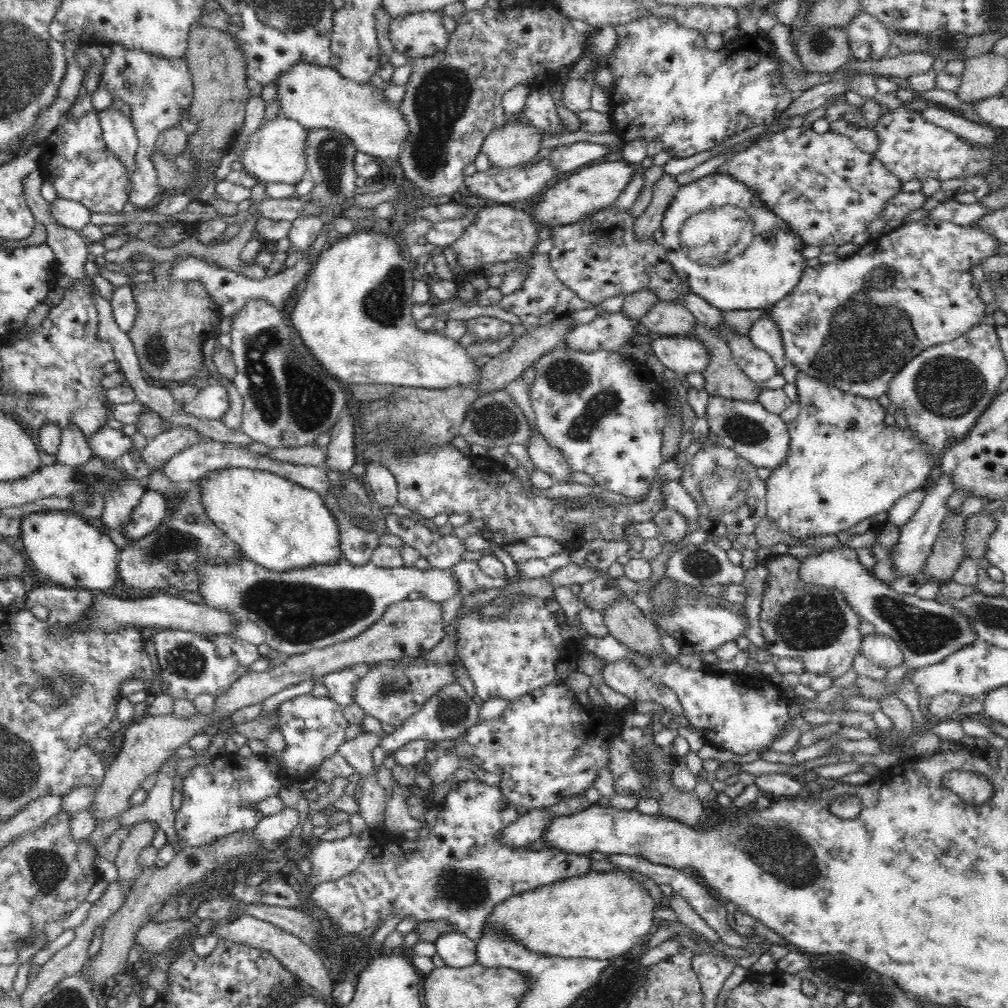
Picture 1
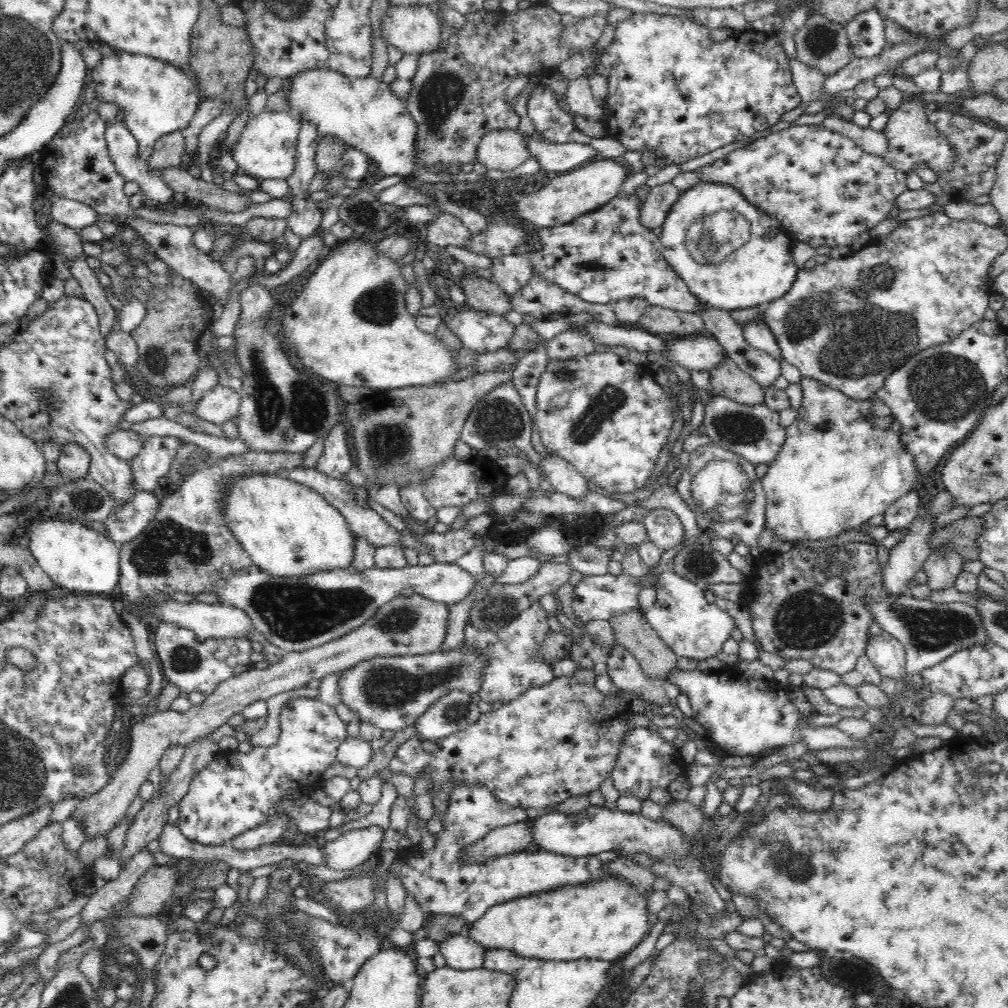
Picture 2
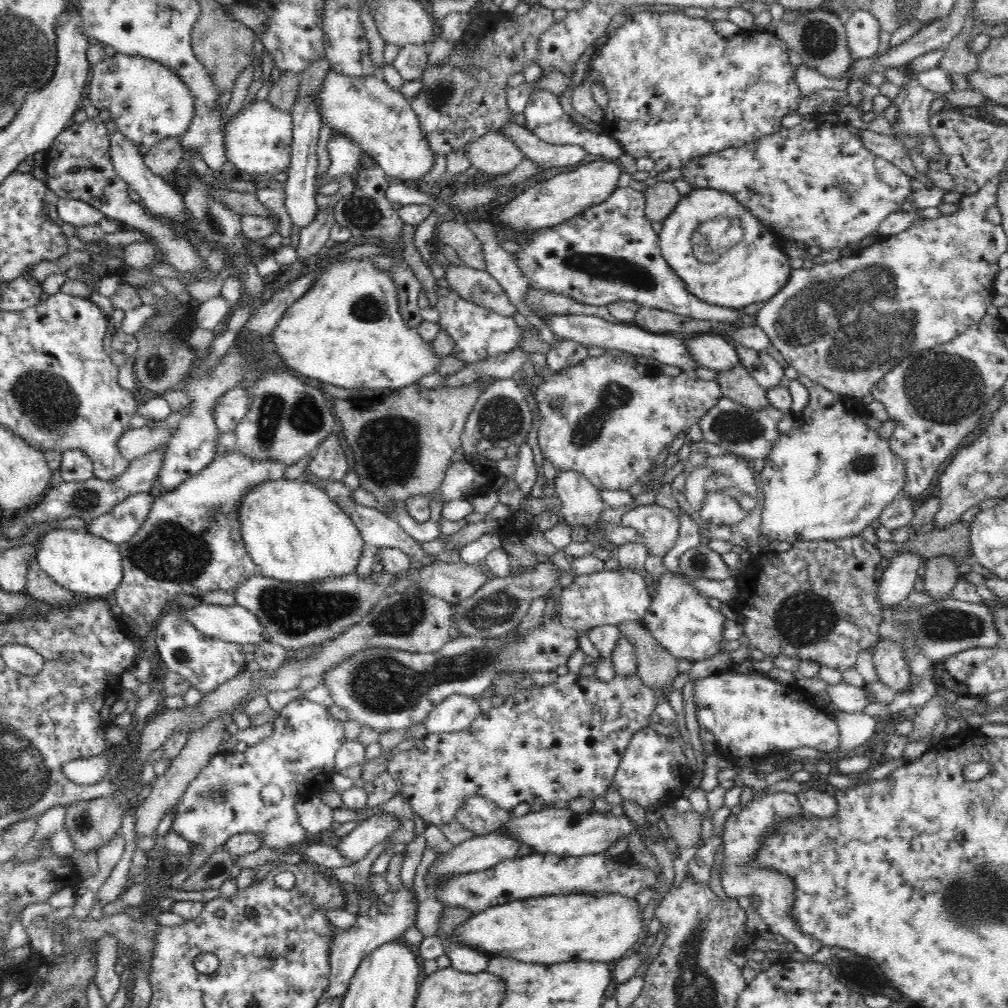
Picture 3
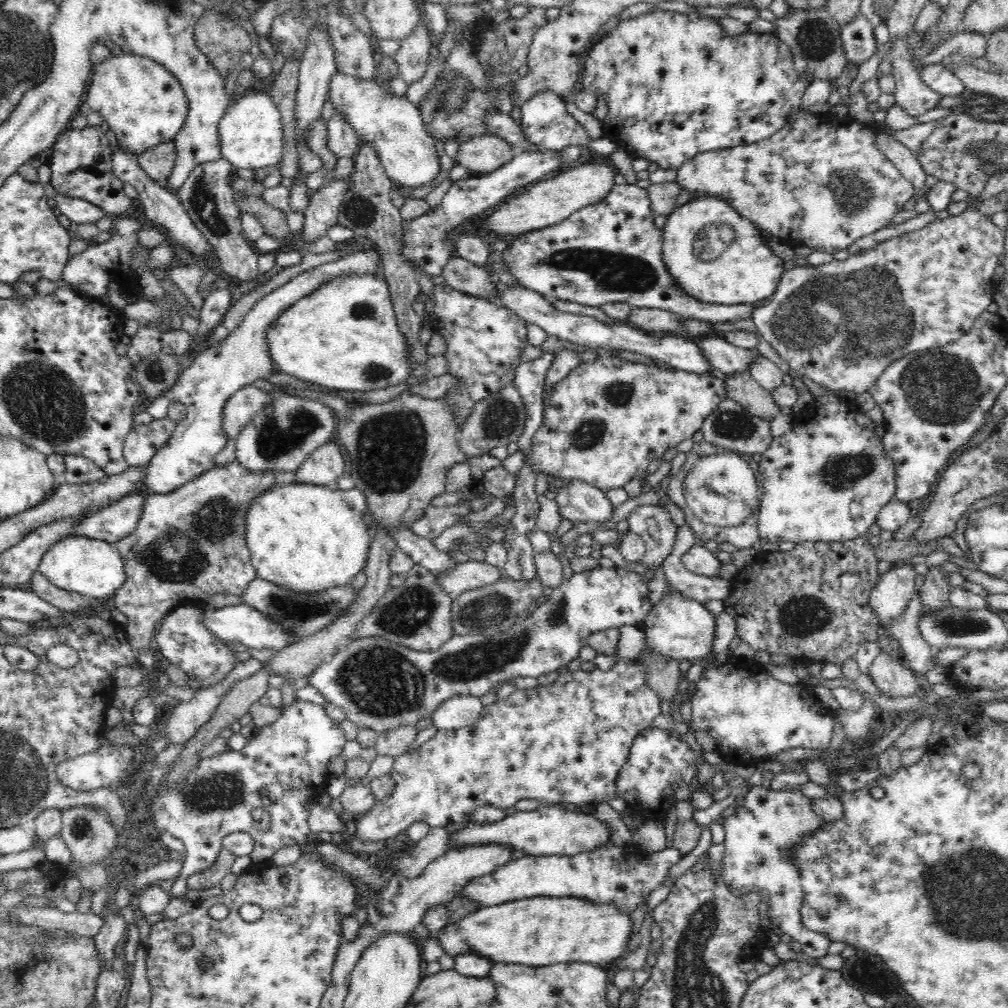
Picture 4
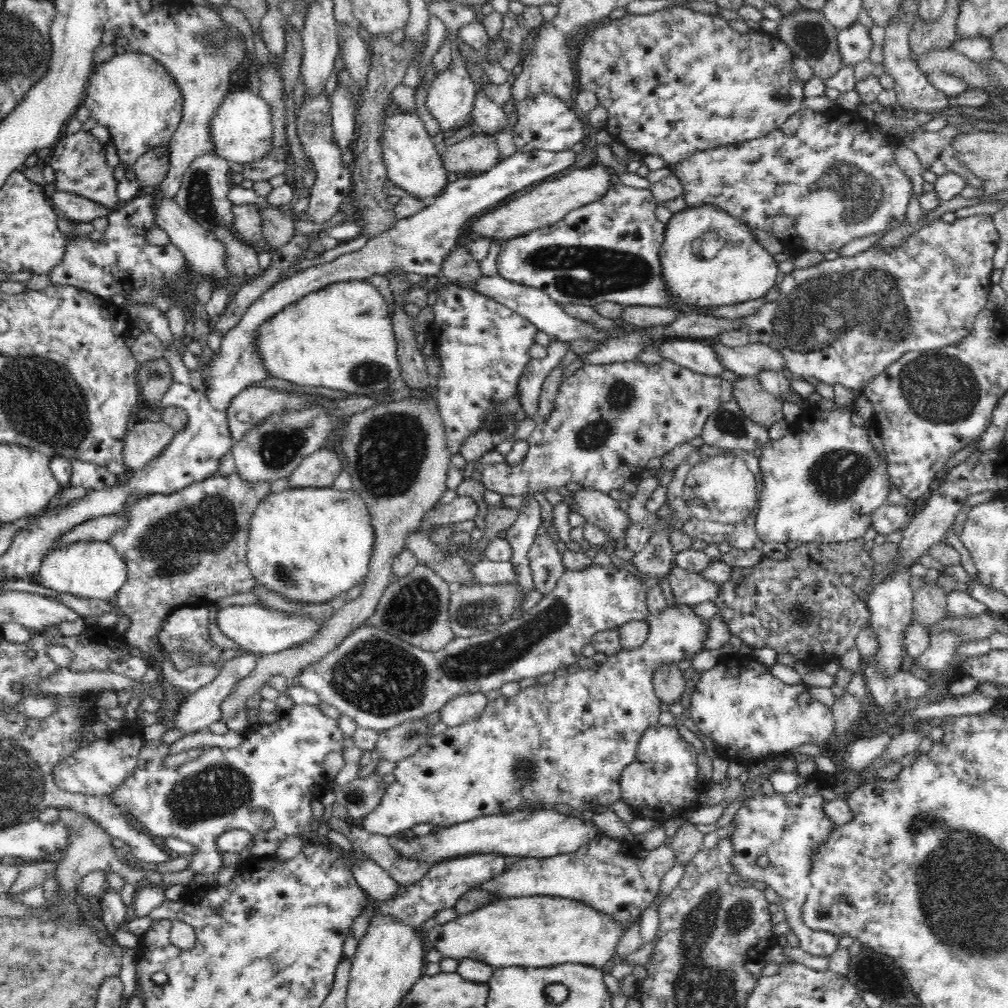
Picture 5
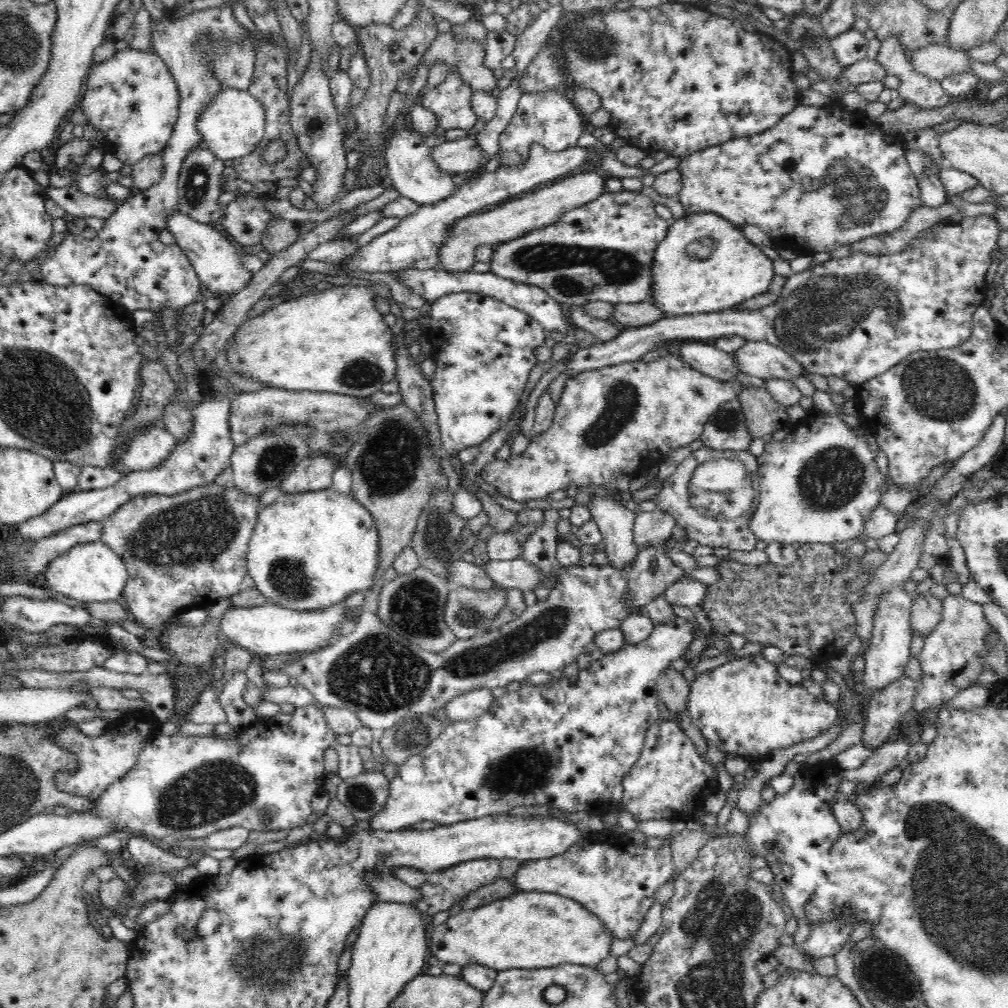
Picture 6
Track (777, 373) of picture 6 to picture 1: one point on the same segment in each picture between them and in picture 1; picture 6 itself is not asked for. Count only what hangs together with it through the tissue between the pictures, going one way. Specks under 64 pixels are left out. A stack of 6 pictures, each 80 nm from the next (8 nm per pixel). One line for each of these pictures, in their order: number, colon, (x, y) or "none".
1: (682, 354)
2: (697, 352)
3: (711, 351)
4: (723, 356)
5: (749, 360)

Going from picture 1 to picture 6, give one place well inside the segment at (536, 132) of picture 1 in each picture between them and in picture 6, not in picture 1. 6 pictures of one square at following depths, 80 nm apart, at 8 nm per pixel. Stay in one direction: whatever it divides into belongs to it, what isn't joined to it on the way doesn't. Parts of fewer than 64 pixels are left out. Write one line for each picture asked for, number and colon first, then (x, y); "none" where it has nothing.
2: (505, 149)
3: (495, 153)
4: (482, 154)
5: (476, 152)
6: (457, 156)

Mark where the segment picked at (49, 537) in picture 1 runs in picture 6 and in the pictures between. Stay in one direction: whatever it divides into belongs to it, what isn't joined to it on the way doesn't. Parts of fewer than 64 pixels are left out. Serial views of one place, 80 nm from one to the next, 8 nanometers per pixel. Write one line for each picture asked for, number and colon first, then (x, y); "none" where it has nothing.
2: (77, 558)
3: (77, 560)
4: (95, 568)
5: (91, 569)
6: (91, 572)

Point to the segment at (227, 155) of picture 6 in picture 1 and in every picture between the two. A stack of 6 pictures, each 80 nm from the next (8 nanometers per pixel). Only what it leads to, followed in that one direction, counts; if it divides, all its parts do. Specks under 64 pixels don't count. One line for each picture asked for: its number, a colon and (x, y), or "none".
1: (276, 151)
2: (266, 148)
3: (258, 141)
4: (250, 131)
5: (241, 129)

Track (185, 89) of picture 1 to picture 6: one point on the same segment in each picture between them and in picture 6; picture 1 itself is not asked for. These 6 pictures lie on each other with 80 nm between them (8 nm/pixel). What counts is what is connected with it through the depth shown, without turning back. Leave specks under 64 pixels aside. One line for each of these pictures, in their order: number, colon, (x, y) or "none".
2: (157, 98)
3: (148, 101)
4: (141, 101)
5: (132, 94)
6: (132, 98)

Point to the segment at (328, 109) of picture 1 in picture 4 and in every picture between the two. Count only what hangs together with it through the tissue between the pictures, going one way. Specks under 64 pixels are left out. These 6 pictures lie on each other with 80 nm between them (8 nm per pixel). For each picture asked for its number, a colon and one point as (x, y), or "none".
2: (364, 113)
3: (378, 118)
4: (394, 126)

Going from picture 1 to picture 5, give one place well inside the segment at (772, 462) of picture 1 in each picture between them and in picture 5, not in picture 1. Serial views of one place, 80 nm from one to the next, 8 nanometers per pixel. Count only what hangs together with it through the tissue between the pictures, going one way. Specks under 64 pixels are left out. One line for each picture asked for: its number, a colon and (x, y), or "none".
2: (753, 432)
3: (750, 434)
4: (730, 427)
5: (728, 429)

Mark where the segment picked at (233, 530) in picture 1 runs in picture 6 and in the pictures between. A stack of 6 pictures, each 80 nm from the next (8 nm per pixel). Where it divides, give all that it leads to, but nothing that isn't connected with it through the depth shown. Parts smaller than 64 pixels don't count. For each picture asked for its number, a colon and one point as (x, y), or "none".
2: (287, 529)
3: (294, 532)
4: (303, 537)
5: (309, 544)
6: (308, 551)

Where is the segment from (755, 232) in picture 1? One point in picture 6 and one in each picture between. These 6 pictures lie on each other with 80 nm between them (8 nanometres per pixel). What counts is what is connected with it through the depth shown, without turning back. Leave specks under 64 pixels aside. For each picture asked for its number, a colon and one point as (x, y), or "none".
2: (732, 256)
3: (726, 256)
4: (717, 256)
5: (708, 258)
6: (706, 264)

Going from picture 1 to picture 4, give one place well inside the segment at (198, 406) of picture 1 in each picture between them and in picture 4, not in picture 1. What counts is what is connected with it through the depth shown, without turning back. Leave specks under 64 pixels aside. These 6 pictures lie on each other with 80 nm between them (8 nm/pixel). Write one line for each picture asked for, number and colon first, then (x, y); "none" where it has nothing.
2: (219, 404)
3: (229, 411)
4: (239, 409)

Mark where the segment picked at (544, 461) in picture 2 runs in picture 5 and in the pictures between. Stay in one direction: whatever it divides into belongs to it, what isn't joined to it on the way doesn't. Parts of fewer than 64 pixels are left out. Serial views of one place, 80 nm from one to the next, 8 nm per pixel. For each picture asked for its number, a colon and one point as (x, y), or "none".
3: (582, 503)
4: (578, 501)
5: (597, 507)

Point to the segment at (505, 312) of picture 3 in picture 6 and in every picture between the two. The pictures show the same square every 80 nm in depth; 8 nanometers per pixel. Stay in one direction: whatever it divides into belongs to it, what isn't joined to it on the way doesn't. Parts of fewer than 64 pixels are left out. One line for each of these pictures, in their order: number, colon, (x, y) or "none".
4: (459, 273)
5: (459, 268)
6: (518, 217)

